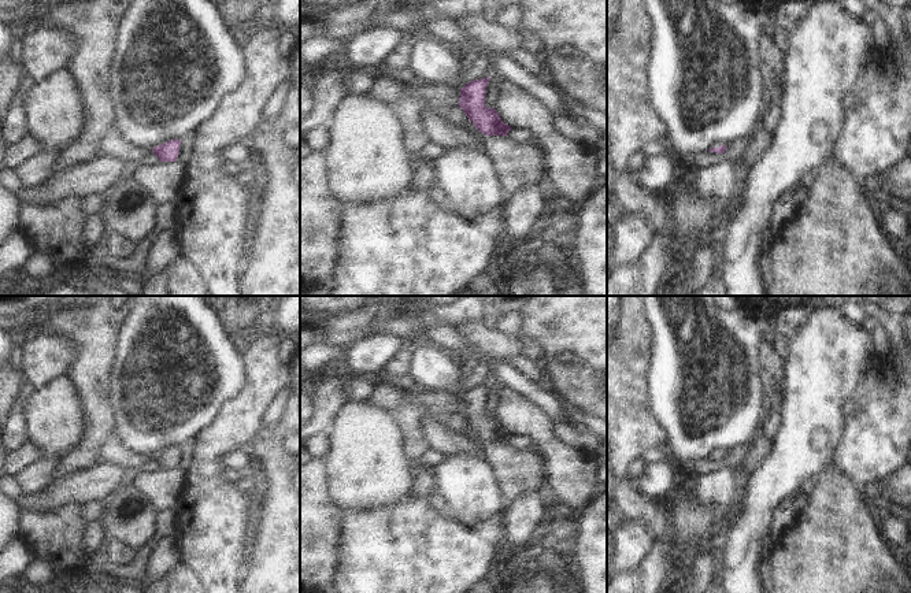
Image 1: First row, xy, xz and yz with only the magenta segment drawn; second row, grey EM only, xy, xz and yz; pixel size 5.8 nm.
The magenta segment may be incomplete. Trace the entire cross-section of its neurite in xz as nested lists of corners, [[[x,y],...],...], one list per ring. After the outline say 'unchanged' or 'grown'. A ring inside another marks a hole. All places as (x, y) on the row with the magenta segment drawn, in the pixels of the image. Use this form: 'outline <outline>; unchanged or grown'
outline [[[390,74],[374,78],[367,94],[392,108],[405,131],[407,149],[416,156],[429,144],[423,130],[423,115],[427,111],[444,114],[459,105],[482,134],[507,137],[512,127],[503,122],[495,108],[485,105],[488,82],[489,77],[474,79],[458,90],[418,82],[407,74]]]; grown

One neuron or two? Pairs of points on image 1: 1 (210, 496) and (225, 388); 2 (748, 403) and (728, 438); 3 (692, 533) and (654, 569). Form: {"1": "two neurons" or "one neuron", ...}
{"1": "two neurons", "2": "one neuron", "3": "one neuron"}

